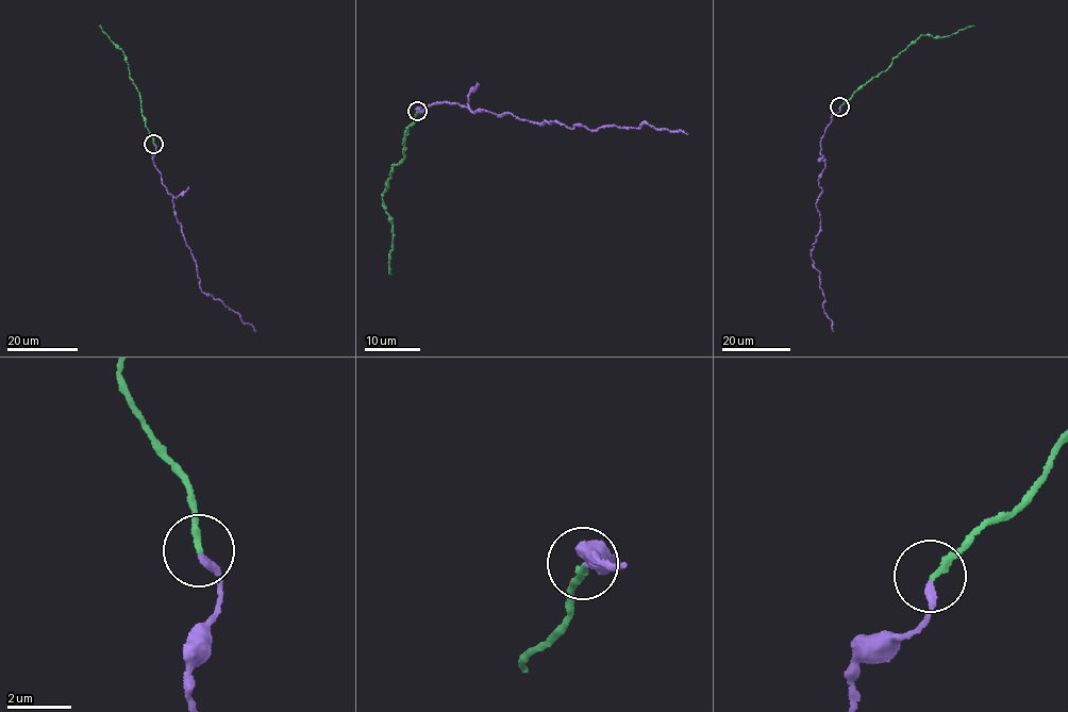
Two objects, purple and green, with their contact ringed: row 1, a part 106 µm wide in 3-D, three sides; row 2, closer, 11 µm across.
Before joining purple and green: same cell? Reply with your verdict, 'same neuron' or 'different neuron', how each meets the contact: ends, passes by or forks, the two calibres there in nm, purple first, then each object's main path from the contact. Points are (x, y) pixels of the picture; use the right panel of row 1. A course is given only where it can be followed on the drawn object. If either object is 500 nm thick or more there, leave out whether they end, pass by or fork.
same neuron; purple ends there; green ends there; 200 nm thick on the purple side, 200 nm on the other; purple runs (839, 106), (820, 142), (824, 168), (816, 205), (820, 226), (811, 258), (834, 331); green runs (839, 106), (855, 90), (886, 70), (893, 59), (920, 35), (940, 38), (974, 26)

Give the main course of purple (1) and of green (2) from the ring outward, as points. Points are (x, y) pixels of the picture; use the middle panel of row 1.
1: (417, 111), (453, 103), (474, 113), (511, 113), (571, 129), (637, 128), (645, 122), (688, 134)
2: (417, 111), (415, 121), (406, 129), (404, 158), (394, 165), (383, 193), (383, 207), (393, 225), (391, 274)

